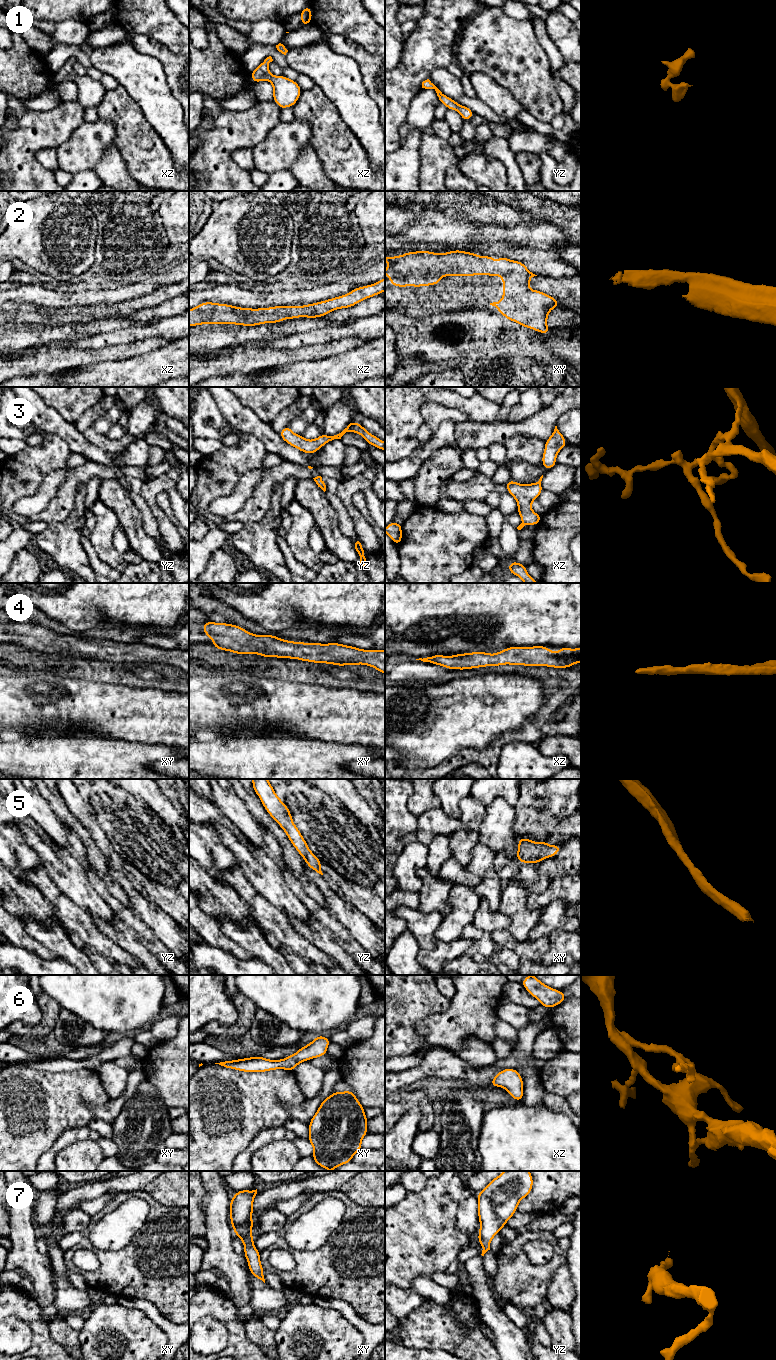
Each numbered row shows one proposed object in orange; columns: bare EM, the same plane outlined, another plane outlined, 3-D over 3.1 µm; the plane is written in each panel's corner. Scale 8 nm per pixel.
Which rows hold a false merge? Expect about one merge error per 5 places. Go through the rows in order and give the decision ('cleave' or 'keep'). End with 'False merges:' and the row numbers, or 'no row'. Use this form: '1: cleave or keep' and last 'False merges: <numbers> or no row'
1: keep
2: keep
3: keep
4: keep
5: keep
6: keep
7: keep
False merges: no row

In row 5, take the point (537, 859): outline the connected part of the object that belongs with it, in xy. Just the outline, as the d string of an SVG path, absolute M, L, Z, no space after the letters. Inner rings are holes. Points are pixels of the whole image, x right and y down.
M520 837L516 859L521 863L539 864L545 858L554 857L559 853L561 845L550 846L547 841L534 842L530 839Z

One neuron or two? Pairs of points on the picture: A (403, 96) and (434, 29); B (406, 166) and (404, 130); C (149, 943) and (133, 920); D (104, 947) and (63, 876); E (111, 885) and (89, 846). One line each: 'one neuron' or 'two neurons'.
A: one neuron
B: two neurons
C: one neuron
D: two neurons
E: one neuron

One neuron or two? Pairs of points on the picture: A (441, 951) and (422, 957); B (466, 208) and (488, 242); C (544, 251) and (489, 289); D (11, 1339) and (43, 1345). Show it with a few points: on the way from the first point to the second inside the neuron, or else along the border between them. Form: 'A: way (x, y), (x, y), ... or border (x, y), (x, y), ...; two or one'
A: way (436, 956), (427, 957); one
B: border (484, 224), (498, 224), (507, 227); two
C: border (503, 256), (519, 260), (536, 275); two
D: border (22, 1321), (31, 1331), (31, 1345), (28, 1349); two

